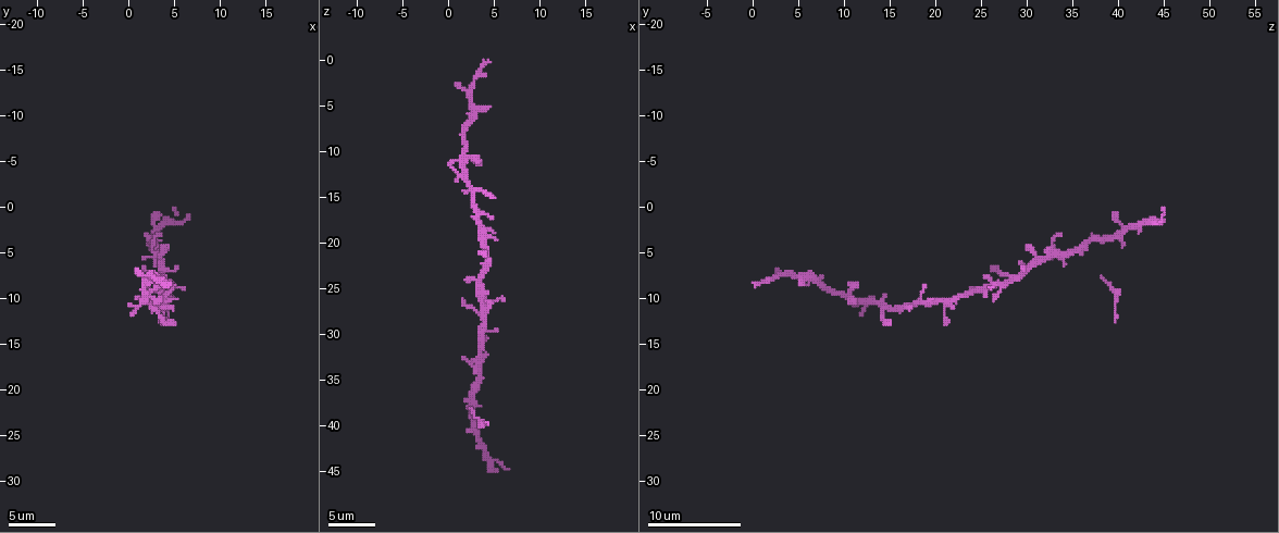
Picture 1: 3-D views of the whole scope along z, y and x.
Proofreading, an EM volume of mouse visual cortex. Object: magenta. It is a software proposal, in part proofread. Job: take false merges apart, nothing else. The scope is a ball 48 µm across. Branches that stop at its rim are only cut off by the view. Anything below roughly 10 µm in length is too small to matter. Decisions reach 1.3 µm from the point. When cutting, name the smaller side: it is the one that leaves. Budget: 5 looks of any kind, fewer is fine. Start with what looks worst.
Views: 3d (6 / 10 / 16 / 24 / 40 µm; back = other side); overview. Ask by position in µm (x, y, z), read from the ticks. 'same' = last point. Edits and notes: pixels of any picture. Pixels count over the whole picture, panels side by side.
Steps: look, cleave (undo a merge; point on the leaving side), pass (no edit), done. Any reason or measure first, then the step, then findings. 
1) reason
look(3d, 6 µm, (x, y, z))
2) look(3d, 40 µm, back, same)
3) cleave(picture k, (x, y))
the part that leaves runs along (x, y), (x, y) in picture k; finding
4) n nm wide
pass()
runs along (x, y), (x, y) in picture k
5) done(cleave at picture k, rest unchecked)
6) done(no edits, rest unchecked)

two arms in line, one across
look(3d, 10 µm, (3.8, 9.6, 23.8))

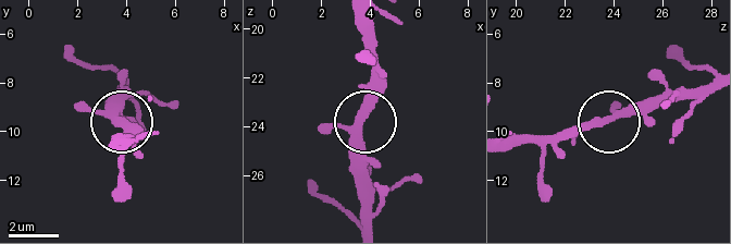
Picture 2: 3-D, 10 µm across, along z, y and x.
pass()
runs along (598, 116), (640, 116), (688, 97) in picture 2; one cell here

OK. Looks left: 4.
sudden change in width
look(3d, 10 µm, (2.0, 10.4, 12.2))

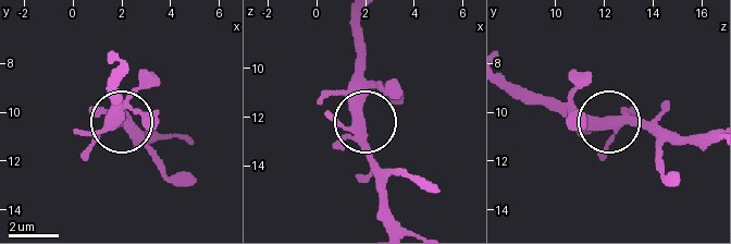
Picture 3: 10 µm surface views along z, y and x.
350 nm wide
pass()
runs along (395, 223), (383, 173), (367, 143), (360, 45) in picture 3; continuous, no second cell

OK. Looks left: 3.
narrows sharply
look(3d, 10 µm, (4.2, 8.2, 28.4))

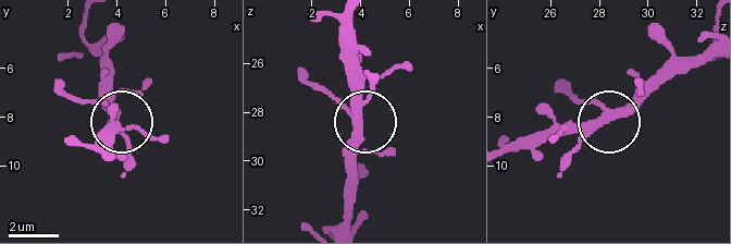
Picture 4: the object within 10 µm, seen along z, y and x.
look(3d, 10 µm, back, (3.9, 8.2, 28.4))

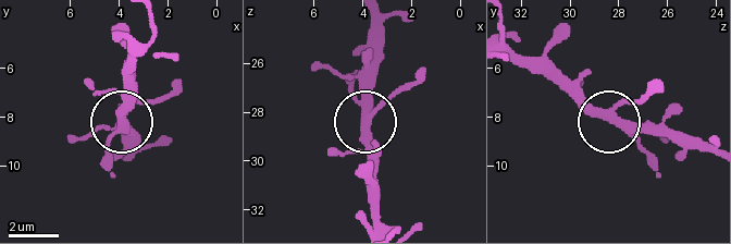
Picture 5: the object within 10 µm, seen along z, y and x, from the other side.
pass()
runs along (708, 149), (615, 126), (548, 64) in picture 5; continuous, no second cell

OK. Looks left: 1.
done(no edits, rest unchecked)

